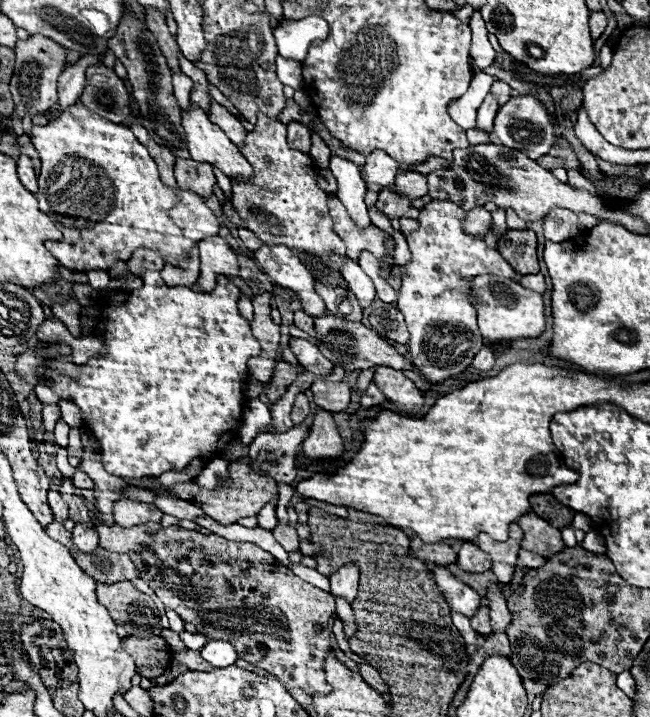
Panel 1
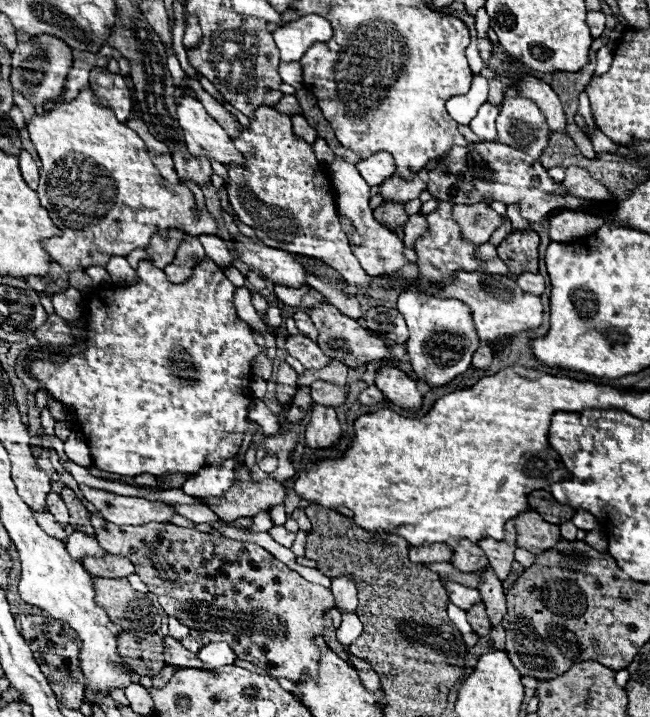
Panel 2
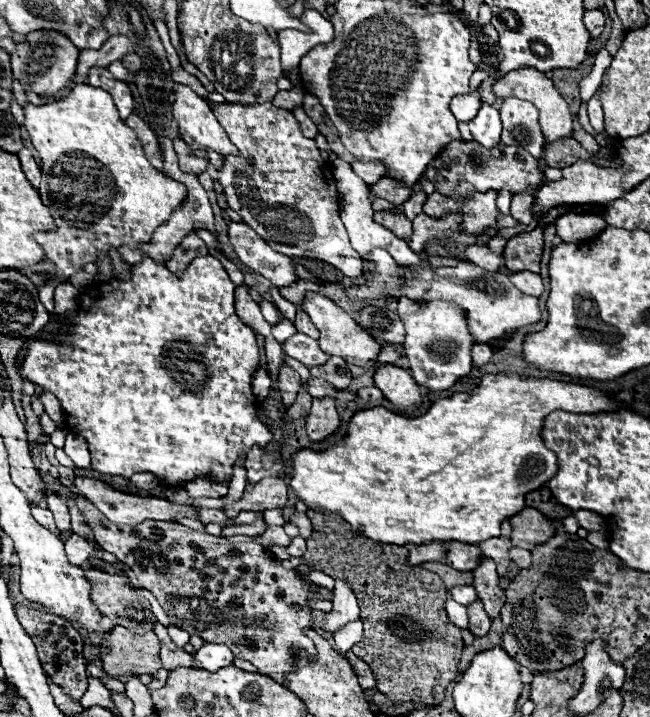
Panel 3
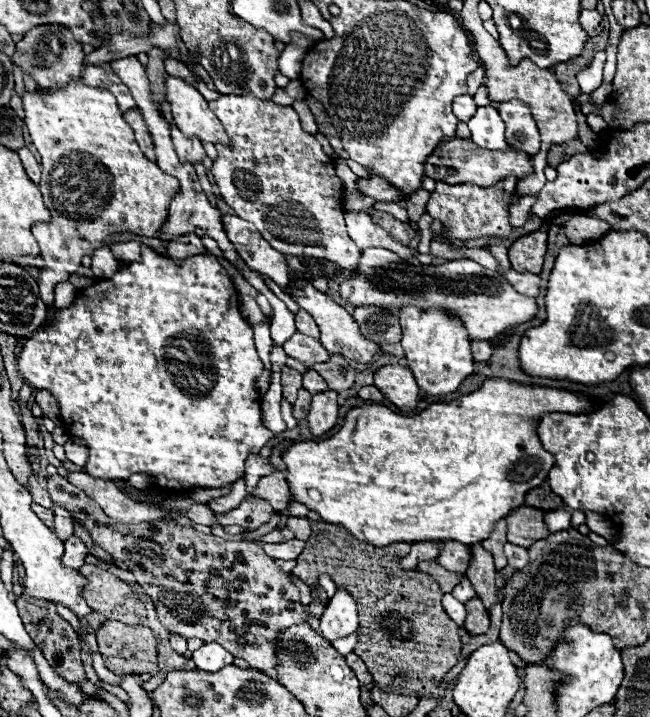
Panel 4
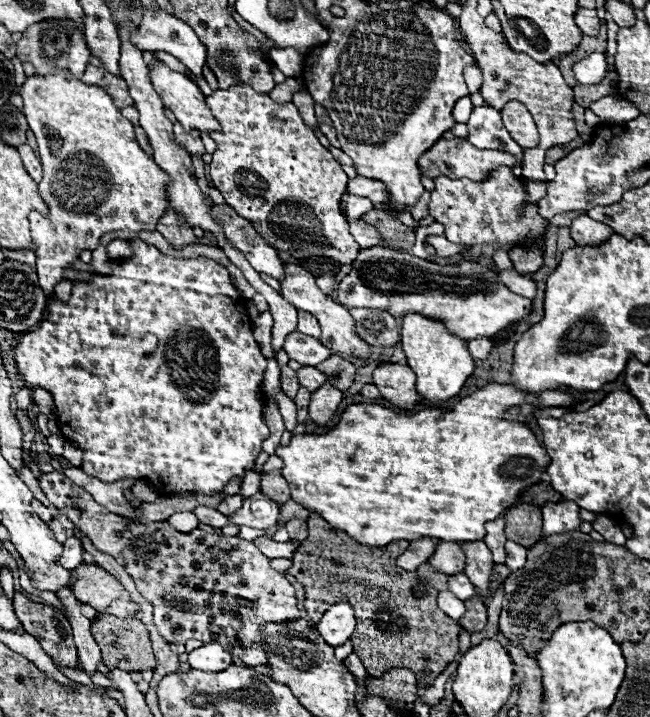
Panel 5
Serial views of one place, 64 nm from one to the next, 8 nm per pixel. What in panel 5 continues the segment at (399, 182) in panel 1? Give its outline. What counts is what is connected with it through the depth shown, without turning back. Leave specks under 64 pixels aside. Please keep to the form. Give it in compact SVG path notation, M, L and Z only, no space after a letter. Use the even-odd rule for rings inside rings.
M356 176L354 180L350 180L348 192L356 194L356 196L370 198L376 206L388 202L388 198L390 198L388 192L386 192L386 186L380 180L370 180L370 178L364 178L364 176Z

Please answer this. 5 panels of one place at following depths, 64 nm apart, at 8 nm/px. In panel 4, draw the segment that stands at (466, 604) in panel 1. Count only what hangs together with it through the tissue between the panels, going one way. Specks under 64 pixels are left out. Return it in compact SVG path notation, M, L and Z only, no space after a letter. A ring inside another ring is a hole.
M462 580L462 582L456 584L456 588L452 590L452 596L454 596L456 600L466 602L466 600L472 600L472 598L476 596L476 592L474 592L474 588L472 588L472 584L470 584L468 580Z

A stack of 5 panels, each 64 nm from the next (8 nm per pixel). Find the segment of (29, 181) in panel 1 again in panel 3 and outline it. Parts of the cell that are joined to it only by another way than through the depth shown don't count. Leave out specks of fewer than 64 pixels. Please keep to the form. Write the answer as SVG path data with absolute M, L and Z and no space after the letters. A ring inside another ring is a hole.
M22 148L22 150L18 152L18 158L20 158L22 170L24 170L26 178L30 180L30 184L32 184L34 188L38 188L38 184L40 184L40 168L38 168L38 164L36 164L34 156L30 154L30 150L28 150L28 148Z

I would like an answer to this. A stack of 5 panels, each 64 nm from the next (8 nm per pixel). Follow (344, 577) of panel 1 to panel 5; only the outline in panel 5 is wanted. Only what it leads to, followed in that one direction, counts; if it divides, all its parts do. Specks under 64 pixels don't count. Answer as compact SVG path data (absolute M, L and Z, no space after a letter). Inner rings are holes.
M338 600L334 602L322 616L322 620L318 622L316 630L320 632L320 636L330 644L330 646L338 646L342 642L346 642L352 632L356 628L356 616L354 616L354 608L350 602L346 600Z

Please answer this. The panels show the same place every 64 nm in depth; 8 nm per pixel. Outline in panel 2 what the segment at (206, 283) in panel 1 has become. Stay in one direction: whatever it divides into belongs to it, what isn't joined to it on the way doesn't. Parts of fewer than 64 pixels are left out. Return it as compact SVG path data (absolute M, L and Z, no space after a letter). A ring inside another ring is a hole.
M202 236L198 238L204 246L204 252L206 252L206 258L208 260L214 260L220 268L228 268L232 266L232 254L226 246L226 242L218 236Z

